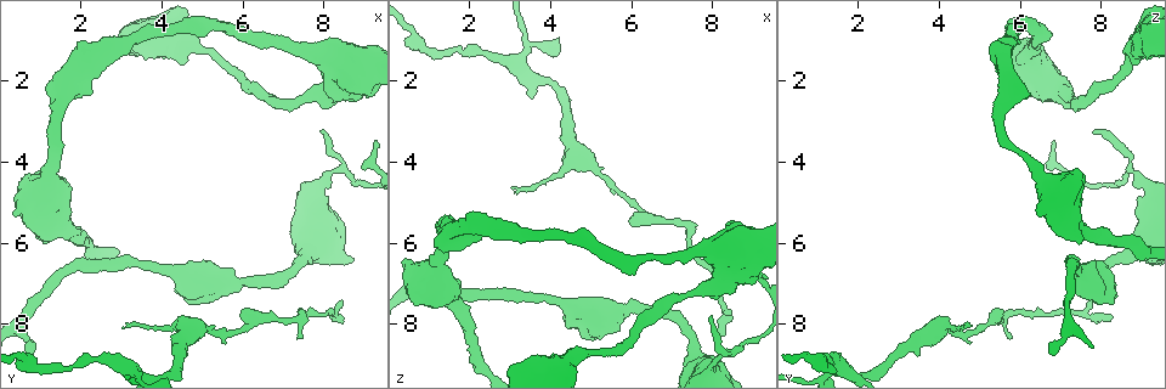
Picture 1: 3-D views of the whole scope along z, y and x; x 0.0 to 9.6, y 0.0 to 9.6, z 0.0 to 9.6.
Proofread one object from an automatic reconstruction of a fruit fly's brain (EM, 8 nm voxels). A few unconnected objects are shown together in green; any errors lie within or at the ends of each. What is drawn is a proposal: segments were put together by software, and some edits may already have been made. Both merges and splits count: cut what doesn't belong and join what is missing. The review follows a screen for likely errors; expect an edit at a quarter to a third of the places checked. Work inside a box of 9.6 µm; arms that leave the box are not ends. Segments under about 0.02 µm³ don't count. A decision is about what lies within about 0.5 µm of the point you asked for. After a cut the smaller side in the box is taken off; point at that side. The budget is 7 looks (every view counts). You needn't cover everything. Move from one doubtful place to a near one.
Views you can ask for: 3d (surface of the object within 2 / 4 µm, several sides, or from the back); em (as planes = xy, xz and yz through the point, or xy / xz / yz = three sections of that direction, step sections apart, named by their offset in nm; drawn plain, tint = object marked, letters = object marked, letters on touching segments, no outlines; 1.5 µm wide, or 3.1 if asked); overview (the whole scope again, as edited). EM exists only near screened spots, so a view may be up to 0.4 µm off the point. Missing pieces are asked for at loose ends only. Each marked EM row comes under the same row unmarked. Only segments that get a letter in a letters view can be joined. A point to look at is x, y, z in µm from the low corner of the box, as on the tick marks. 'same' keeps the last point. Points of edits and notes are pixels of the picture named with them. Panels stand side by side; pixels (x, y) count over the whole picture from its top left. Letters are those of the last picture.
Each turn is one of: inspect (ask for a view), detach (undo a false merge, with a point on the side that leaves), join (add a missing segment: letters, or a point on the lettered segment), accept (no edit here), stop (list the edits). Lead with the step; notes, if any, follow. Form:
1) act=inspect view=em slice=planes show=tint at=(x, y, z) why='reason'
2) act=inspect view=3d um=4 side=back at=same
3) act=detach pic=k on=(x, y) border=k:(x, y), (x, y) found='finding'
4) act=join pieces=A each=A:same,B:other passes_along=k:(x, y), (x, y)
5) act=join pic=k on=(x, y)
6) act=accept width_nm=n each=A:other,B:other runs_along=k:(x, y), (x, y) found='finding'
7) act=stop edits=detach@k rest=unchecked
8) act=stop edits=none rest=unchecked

act=inspect view=3d um=4 at=(8.25, 7.85, 8.30) why='branch stops here'

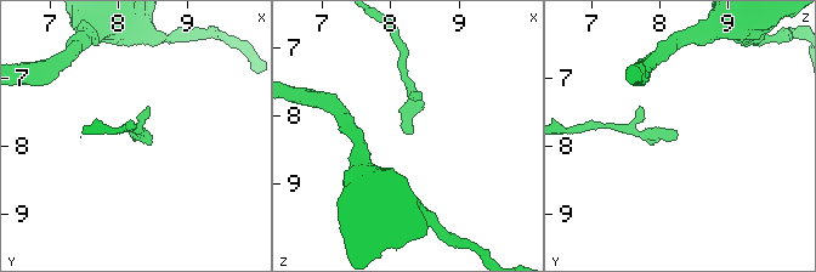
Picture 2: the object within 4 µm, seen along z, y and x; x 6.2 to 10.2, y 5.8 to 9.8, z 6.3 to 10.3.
act=inspect view=em slice=planes show=letters at=(8.30, 7.90, 8.25)

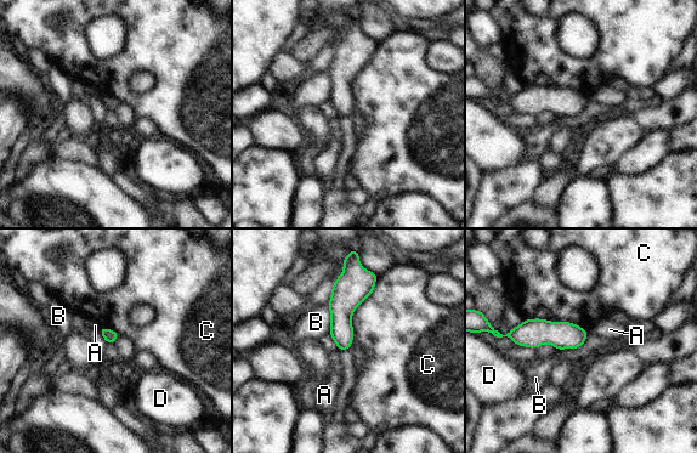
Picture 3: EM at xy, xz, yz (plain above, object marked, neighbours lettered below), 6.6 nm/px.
act=accept longest_contact=C:440nm each=A:other,B:other,C:other,D:other runs_along=3:(511, 334), (584, 334) found='no lettered segment goes on from it'

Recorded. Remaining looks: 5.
act=inspect view=em slice=yz step=8 show=tint at=(6.95, 7.85, 5.45) why='sharp bend'

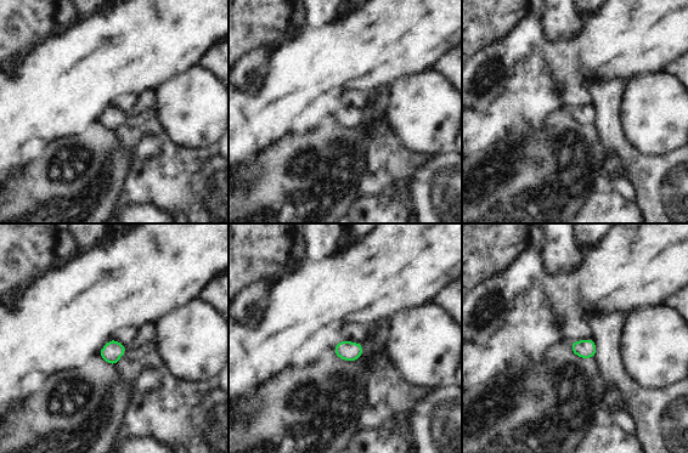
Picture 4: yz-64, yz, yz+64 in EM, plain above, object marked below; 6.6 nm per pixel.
act=inspect view=em slice=xy step=8 show=tint at=same why='another direction'

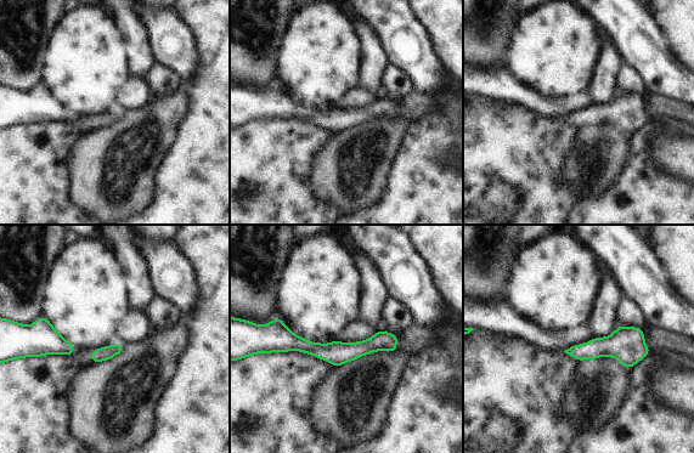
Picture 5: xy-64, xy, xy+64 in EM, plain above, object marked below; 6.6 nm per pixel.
act=inspect view=em slice=xy step=8 show=letters at=same why='see the neighbours'

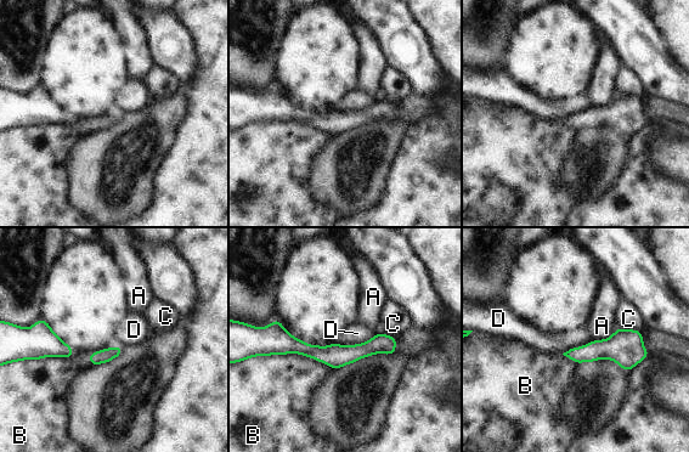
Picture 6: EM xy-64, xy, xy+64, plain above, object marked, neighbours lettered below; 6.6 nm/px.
act=accept longest_contact=B:700nm each=A:other,B:other,C:other,D:other runs_along=6:(241, 339), (317, 352), (387, 349) found='continuous, no second neuron'

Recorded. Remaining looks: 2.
act=stop edits=none rest=unchecked

